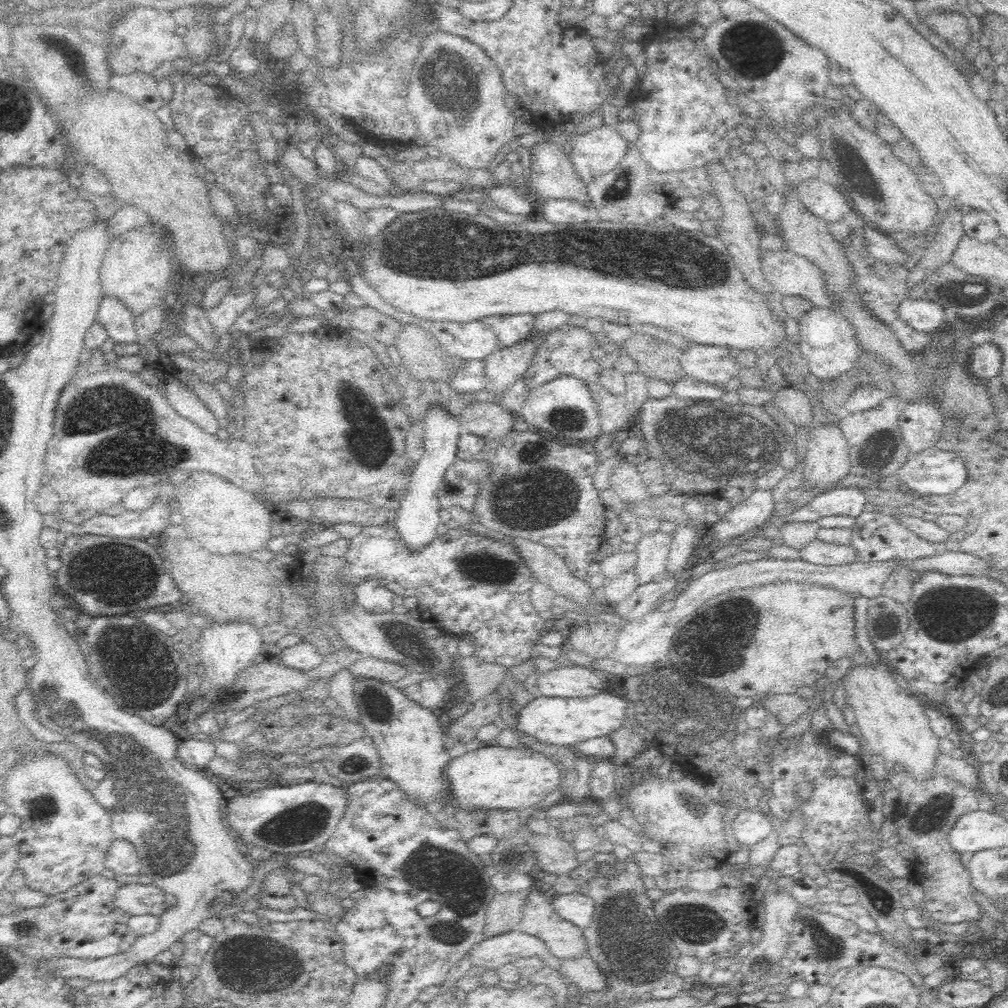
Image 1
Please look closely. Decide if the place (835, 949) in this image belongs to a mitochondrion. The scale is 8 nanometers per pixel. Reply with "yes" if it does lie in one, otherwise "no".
yes

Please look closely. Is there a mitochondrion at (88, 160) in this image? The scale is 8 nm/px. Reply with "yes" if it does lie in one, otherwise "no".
no

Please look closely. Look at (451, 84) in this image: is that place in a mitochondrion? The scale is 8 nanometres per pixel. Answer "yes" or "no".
yes

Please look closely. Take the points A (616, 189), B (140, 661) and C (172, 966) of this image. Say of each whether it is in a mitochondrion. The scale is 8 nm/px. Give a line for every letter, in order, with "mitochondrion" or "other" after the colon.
A: mitochondrion
B: mitochondrion
C: other

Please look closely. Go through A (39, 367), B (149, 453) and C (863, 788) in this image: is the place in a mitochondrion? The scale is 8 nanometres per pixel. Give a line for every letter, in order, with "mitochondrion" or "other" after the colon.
A: other
B: mitochondrion
C: other

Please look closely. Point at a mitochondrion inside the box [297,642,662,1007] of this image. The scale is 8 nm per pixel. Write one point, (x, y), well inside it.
(426, 867)

